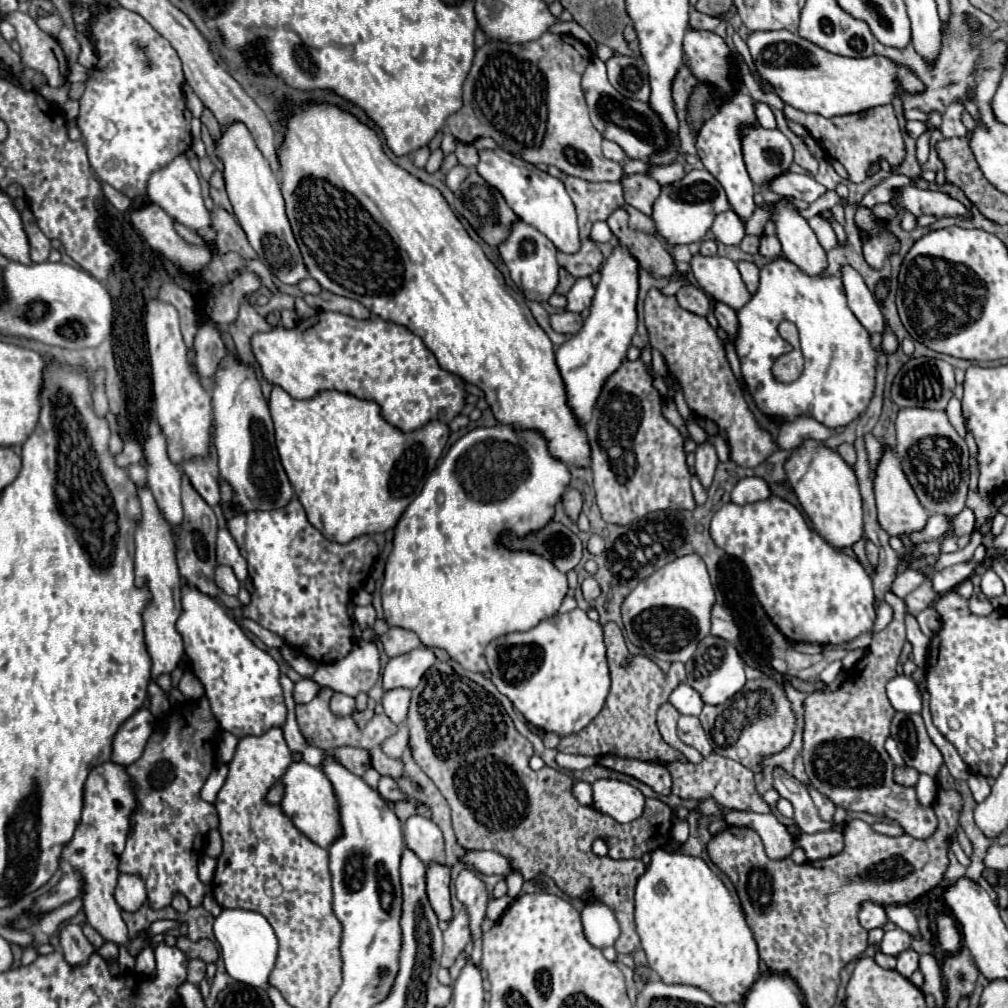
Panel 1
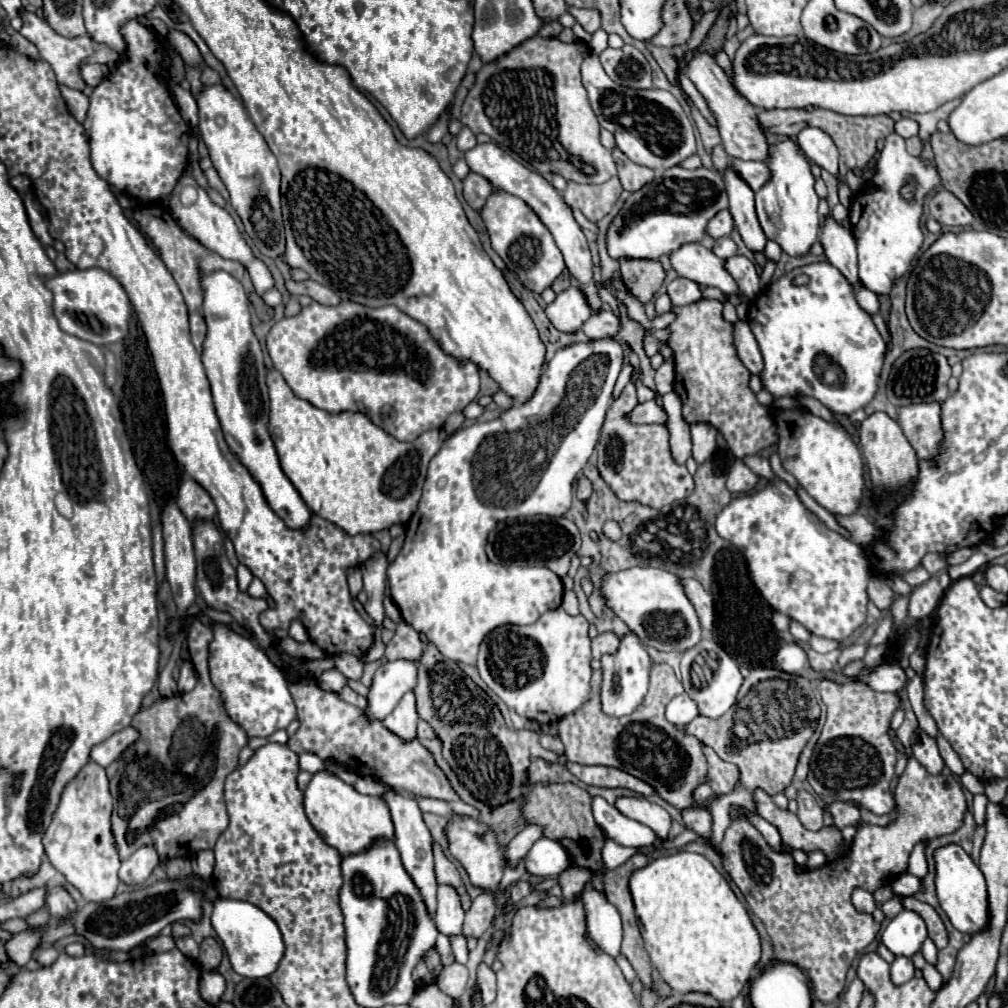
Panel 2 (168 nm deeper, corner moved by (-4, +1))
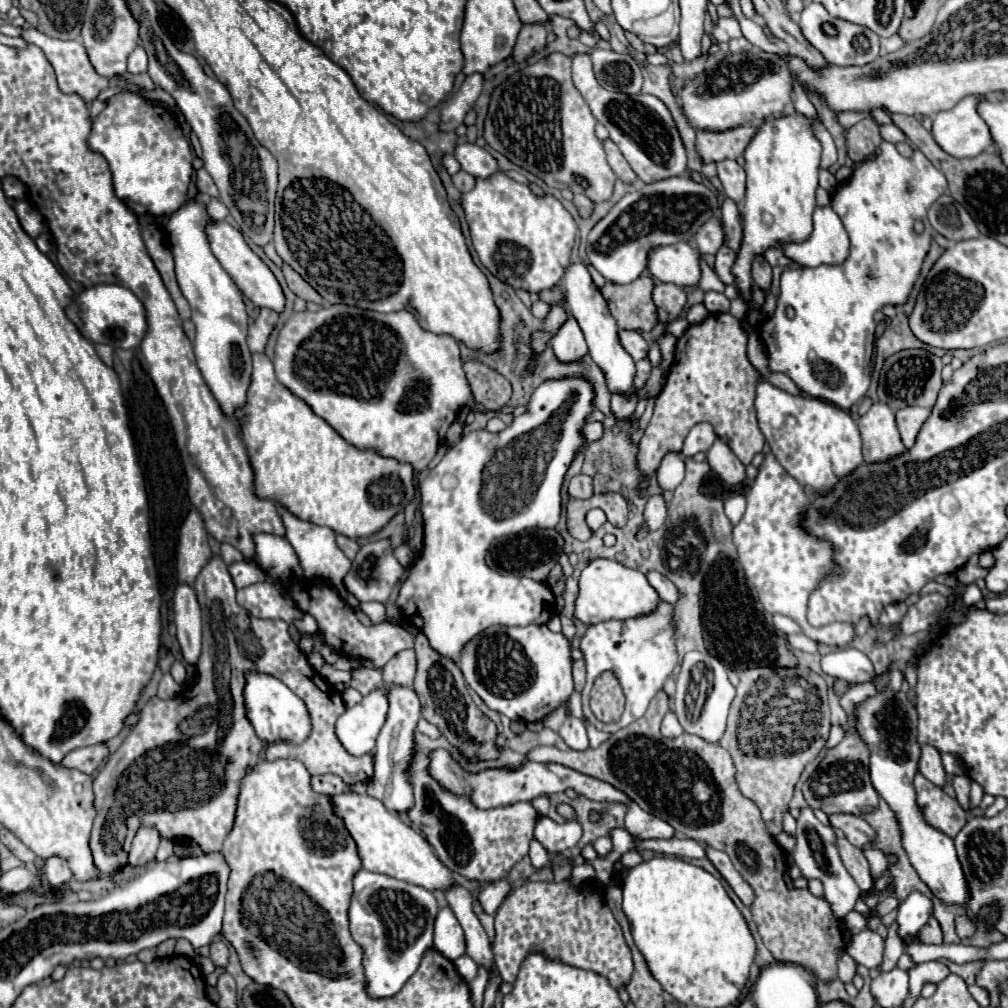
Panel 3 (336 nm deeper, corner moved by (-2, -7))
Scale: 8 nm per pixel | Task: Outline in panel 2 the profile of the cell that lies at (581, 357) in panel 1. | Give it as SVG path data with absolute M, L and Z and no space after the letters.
M598 339L598 341L590 341L590 343L574 343L568 345L564 349L560 349L552 361L548 363L548 367L544 369L544 373L540 375L540 383L538 389L534 391L534 395L520 403L520 405L512 405L508 411L504 411L504 421L502 419L494 419L494 421L486 421L486 423L474 423L470 427L462 427L458 429L448 441L444 441L444 445L440 447L440 451L432 457L430 467L428 467L428 477L424 483L424 491L422 491L422 499L420 505L416 509L416 513L412 515L412 519L406 525L406 541L402 551L398 553L398 557L394 559L394 563L388 567L388 585L390 585L390 595L392 601L398 605L402 619L412 625L418 633L424 633L426 639L430 643L434 643L438 647L438 651L452 659L452 661L462 661L468 665L476 663L476 655L478 655L478 647L480 641L486 637L486 633L490 633L494 627L498 625L506 625L506 623L516 623L516 625L528 625L534 623L540 615L544 615L550 609L560 607L562 603L562 581L556 573L552 573L546 567L506 567L506 565L496 565L492 561L488 561L484 545L486 545L486 537L488 533L494 529L494 525L498 521L506 521L512 517L528 517L528 515L564 515L570 509L570 501L572 501L572 483L576 479L576 475L582 471L582 467L586 465L588 457L594 451L594 445L598 441L600 429L602 429L602 421L606 417L606 409L610 405L610 395L616 383L616 377L622 369L622 359L624 359L624 351L622 347L612 341L612 339Z

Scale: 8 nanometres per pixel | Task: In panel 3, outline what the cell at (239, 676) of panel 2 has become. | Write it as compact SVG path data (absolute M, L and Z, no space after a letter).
M246 671L246 687L244 687L244 705L246 705L246 717L252 723L256 735L262 741L274 741L284 739L288 743L302 743L304 737L310 733L310 721L304 701L296 697L280 679L258 673L258 671Z

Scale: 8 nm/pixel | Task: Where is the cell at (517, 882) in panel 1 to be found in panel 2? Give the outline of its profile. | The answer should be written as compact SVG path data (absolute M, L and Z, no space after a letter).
M538 839L528 851L524 863L526 863L526 871L530 871L536 877L556 877L572 861L570 855L566 853L566 847L562 847L558 841Z

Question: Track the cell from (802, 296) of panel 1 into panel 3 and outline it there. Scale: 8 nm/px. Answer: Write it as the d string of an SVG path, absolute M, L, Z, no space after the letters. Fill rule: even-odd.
M884 141L884 143L880 145L880 149L882 149L880 155L876 155L874 159L862 161L862 163L858 163L858 165L854 167L852 179L850 179L848 183L844 183L844 185L838 185L838 189L836 189L836 193L834 193L834 199L832 199L834 211L836 211L838 217L842 219L842 225L844 225L844 229L848 231L848 237L850 237L850 257L848 257L848 261L846 261L844 265L820 265L820 267L814 267L814 269L812 269L812 267L786 269L786 271L782 273L782 279L780 279L782 291L780 291L780 297L778 297L778 301L776 301L776 309L774 309L772 317L762 317L762 319L758 321L758 325L756 325L758 337L760 337L760 341L762 341L764 347L766 347L768 369L770 369L770 373L784 373L784 375L788 375L788 377L798 385L798 389L800 389L804 395L810 395L810 397L814 397L814 399L822 399L822 401L832 403L832 405L836 405L836 407L840 407L840 409L844 409L844 411L848 411L852 405L860 403L860 401L864 399L868 387L870 387L872 355L874 355L874 329L876 329L876 325L874 325L874 313L880 311L884 305L900 305L900 303L904 303L904 301L908 299L908 295L910 295L910 291L912 291L912 287L914 287L914 281L916 281L918 275L920 275L920 267L922 267L922 261L924 261L924 257L926 257L926 253L928 253L928 249L930 249L930 239L932 239L932 233L934 233L934 229L928 225L926 213L928 213L930 205L932 205L940 195L944 195L946 189L948 189L946 177L944 177L944 175L942 175L918 149L914 151L914 157L912 157L912 159L902 157L902 155L896 151L896 145L892 145L892 143L888 143L888 141ZM916 219L922 219L922 221L924 221L924 231L922 231L922 233L916 233L916 231L914 231L914 221L916 221ZM786 307L792 307L792 309L794 309L794 315L792 315L792 317L788 317Z

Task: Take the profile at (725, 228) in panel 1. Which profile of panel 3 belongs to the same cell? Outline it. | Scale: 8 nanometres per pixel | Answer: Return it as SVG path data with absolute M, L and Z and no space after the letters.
M712 217L712 221L704 223L698 233L696 233L696 245L702 255L706 253L716 253L724 243L724 229L722 229L722 219Z

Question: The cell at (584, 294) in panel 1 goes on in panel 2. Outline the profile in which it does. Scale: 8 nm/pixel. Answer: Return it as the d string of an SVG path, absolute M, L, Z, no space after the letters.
M576 287L558 293L556 299L544 307L544 313L562 333L576 333L586 323L586 317L592 315L582 291Z

